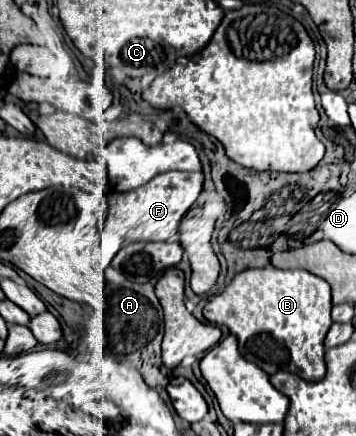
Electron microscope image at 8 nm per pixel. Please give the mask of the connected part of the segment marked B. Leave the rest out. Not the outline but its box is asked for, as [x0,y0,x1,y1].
[204,265,332,381]

